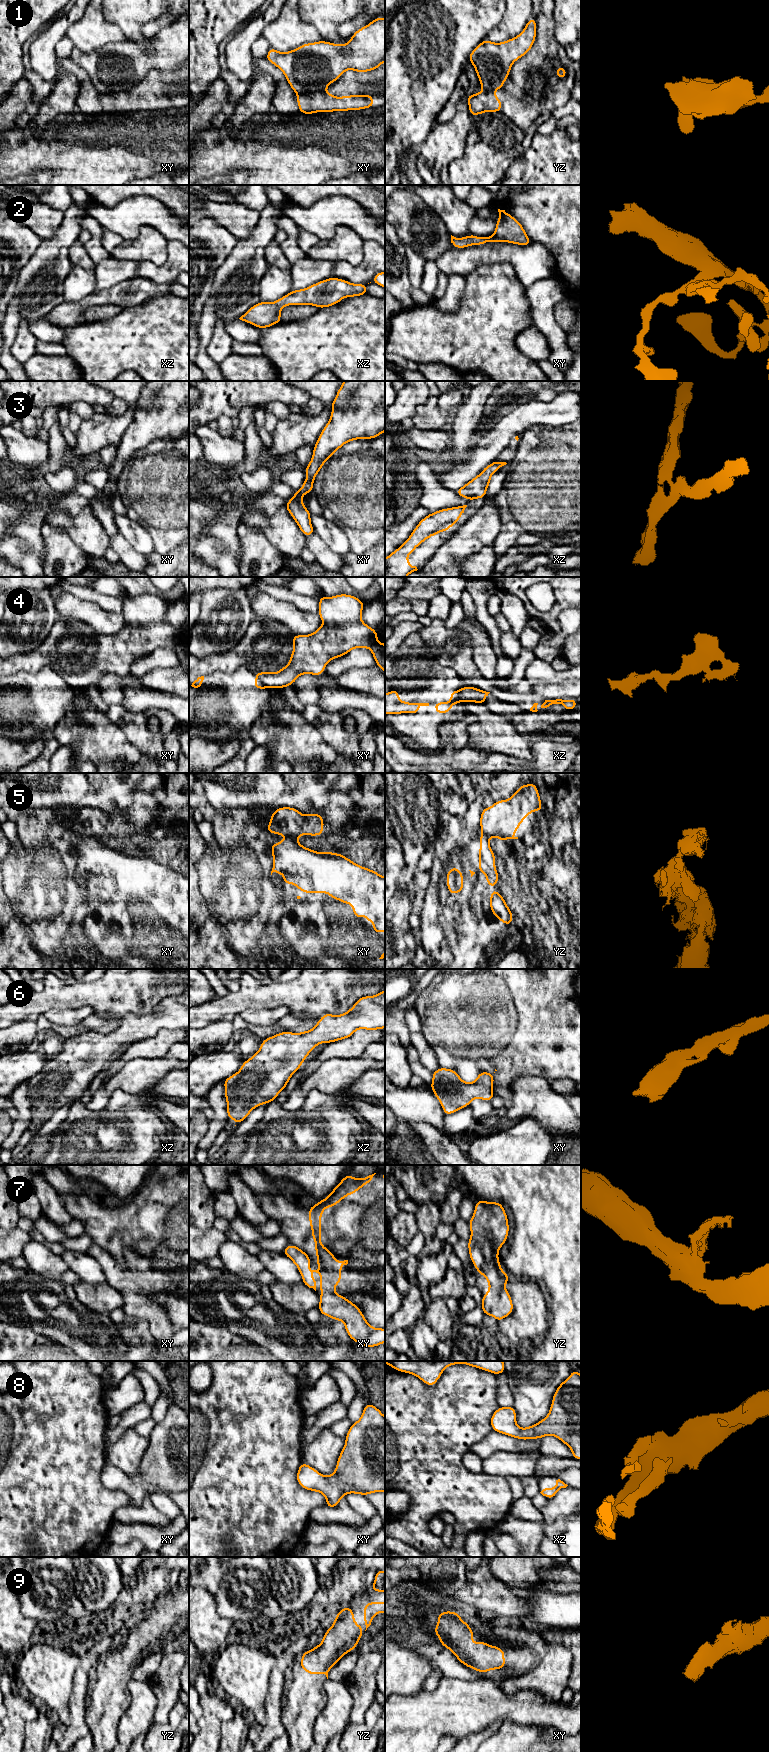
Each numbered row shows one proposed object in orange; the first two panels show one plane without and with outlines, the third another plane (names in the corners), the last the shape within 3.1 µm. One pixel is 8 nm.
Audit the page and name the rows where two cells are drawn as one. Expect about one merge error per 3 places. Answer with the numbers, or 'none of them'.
1, 4, 5, 7

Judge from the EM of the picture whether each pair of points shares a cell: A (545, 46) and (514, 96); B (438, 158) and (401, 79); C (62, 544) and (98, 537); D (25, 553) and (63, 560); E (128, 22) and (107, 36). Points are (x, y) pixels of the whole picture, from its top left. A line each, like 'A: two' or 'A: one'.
A: one
B: two
C: two
D: two
E: two

